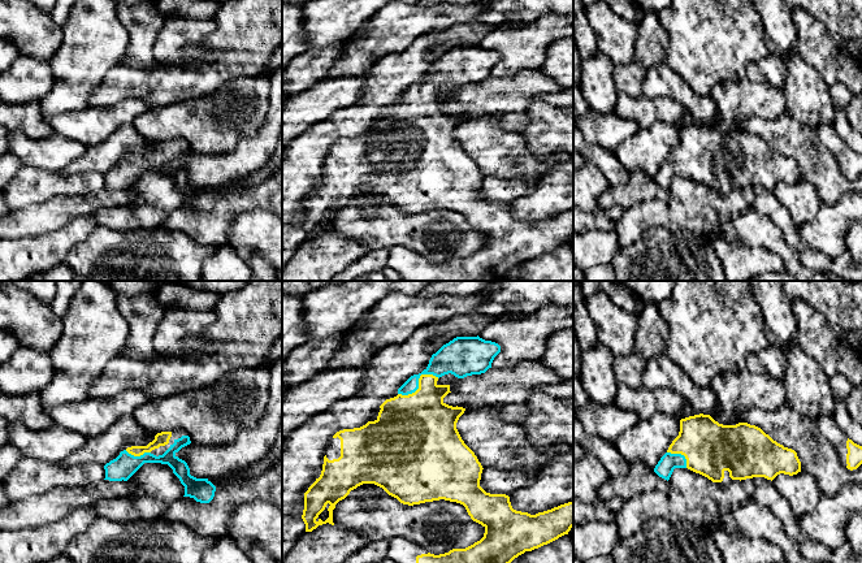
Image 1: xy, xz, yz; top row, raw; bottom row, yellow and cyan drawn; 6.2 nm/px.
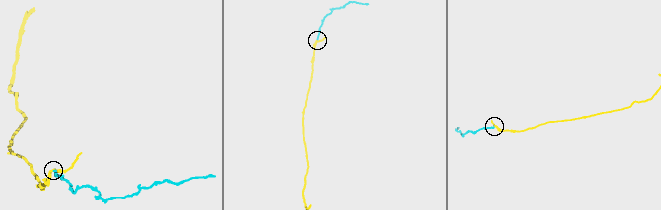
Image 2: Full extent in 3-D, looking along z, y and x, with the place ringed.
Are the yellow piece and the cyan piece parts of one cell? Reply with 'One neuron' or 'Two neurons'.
One neuron

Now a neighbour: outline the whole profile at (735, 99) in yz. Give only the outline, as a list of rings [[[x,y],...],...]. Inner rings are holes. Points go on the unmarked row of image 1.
[[[748,78],[727,81],[716,85],[710,95],[719,111],[719,118],[710,124],[723,134],[742,131],[738,127],[741,117],[774,120],[787,112],[787,98],[783,88],[766,81],[750,82]]]

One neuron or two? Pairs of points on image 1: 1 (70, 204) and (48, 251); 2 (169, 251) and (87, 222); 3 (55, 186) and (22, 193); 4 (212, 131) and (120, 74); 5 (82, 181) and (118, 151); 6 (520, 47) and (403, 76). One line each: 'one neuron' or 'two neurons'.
1: two neurons
2: two neurons
3: one neuron
4: two neurons
5: two neurons
6: two neurons

